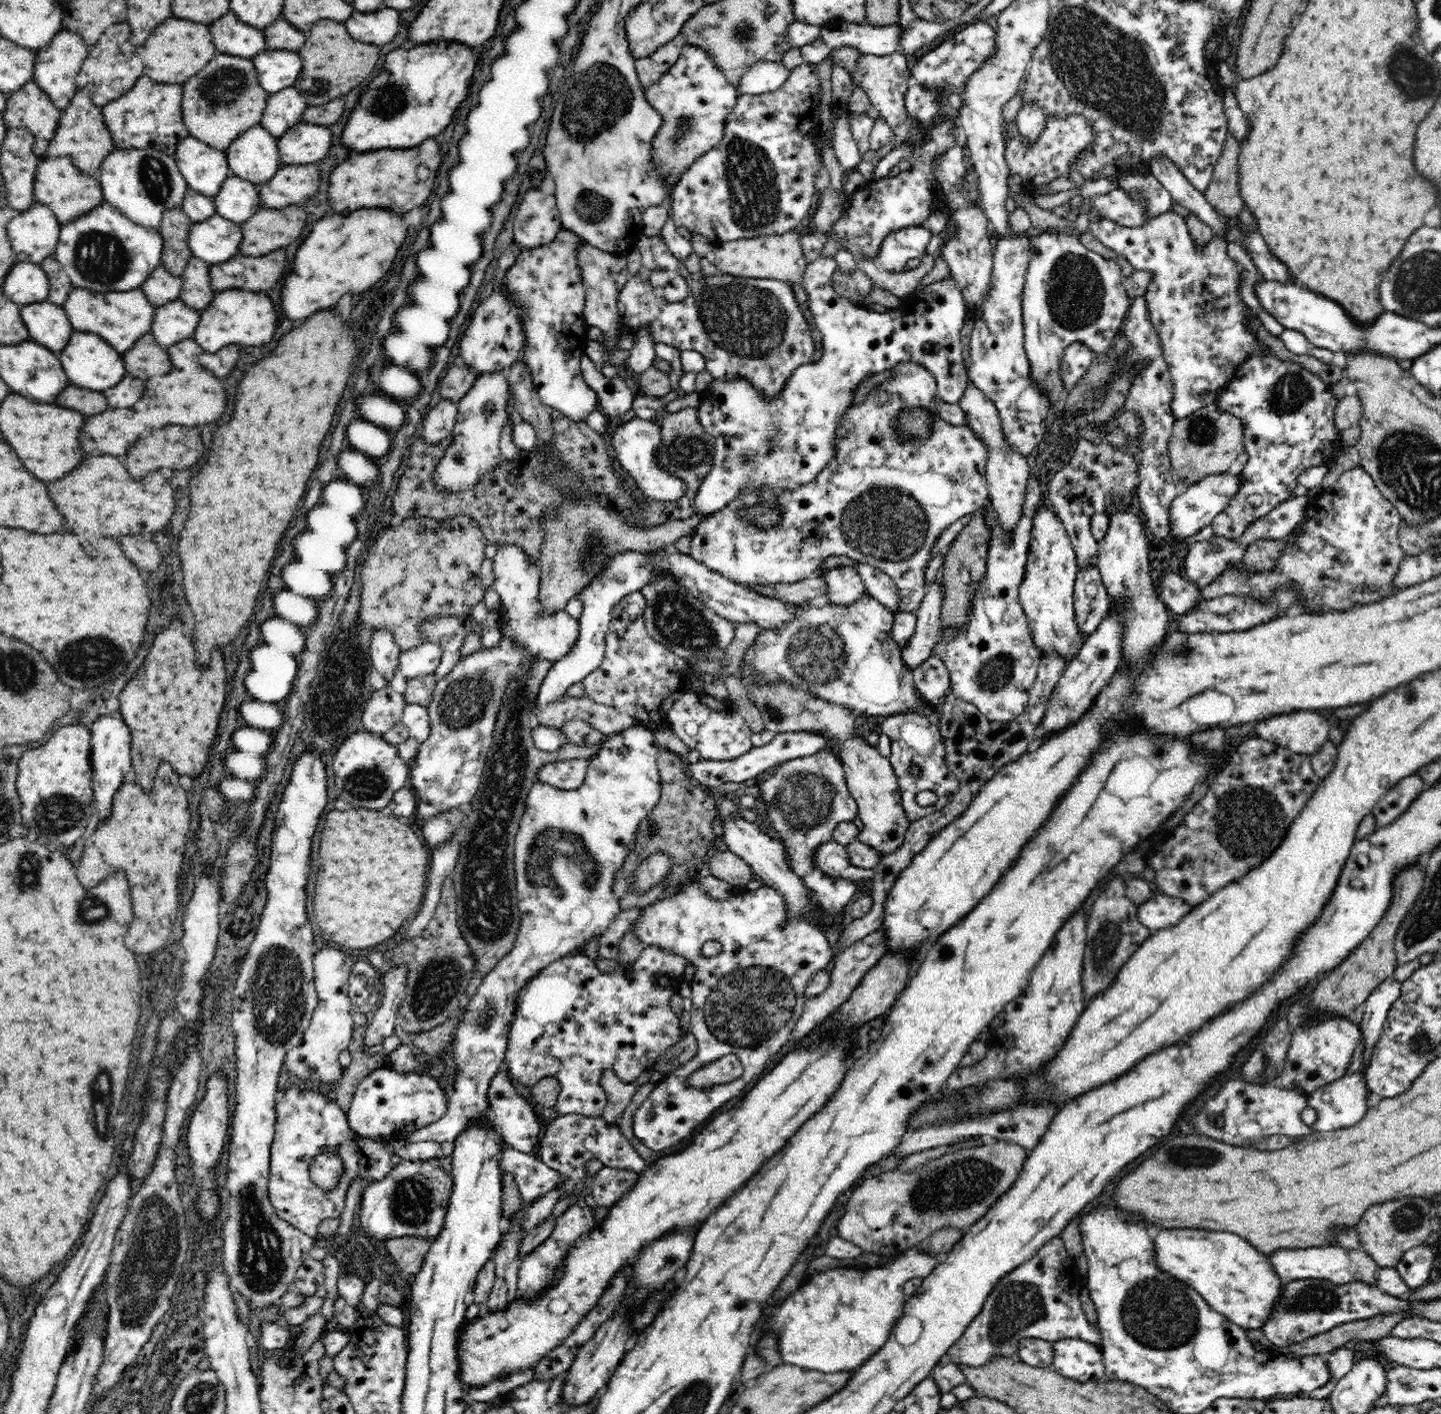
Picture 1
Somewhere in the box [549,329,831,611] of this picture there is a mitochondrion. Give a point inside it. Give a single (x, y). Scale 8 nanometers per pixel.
(686, 451)

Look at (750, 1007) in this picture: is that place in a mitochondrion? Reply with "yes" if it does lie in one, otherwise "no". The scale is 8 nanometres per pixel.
yes

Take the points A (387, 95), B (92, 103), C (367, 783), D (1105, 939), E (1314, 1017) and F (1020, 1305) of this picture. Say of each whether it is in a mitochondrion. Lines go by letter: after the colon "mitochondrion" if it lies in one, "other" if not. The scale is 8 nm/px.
A: mitochondrion
B: other
C: mitochondrion
D: mitochondrion
E: other
F: mitochondrion

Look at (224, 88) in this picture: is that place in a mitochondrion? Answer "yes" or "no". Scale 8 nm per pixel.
yes

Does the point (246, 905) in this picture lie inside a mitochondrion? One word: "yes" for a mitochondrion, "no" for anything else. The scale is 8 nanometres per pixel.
no

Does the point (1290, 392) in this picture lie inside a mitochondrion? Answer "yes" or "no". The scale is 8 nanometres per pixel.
yes

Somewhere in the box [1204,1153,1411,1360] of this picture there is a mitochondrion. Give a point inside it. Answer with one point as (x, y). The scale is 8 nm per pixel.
(1313, 1298)

